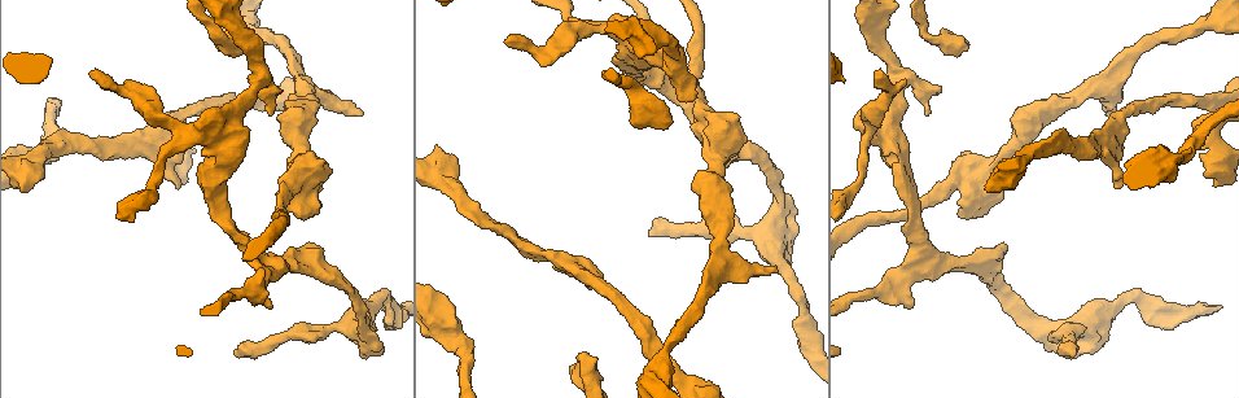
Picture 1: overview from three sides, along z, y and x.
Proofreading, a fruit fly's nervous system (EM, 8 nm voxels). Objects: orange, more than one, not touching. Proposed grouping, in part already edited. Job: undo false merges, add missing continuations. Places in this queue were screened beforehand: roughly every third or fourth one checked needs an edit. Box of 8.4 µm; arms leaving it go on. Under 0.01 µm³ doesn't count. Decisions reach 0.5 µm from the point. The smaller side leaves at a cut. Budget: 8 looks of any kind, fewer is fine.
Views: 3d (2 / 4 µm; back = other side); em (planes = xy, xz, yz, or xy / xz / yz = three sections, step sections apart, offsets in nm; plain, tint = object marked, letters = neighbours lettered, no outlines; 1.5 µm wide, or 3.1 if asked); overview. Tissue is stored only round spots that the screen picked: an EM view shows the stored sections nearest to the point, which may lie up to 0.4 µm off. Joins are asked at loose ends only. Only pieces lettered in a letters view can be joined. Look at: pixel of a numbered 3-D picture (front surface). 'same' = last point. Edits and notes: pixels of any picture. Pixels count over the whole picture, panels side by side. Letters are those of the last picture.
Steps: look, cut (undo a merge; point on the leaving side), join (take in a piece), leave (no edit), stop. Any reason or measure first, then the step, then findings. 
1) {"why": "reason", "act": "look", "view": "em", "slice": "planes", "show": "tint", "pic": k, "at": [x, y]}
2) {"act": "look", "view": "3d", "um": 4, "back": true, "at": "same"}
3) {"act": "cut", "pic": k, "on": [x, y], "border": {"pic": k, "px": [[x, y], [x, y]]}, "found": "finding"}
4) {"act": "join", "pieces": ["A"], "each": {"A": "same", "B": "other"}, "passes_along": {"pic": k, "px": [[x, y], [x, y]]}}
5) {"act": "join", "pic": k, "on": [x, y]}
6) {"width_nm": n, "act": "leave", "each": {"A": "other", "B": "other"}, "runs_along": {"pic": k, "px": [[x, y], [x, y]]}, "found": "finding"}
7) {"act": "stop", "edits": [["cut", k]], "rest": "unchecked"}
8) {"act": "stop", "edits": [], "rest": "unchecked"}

{"why": "arms run side by side", "act": "look", "view": "3d", "um": 2, "pic": 1, "at": [1205, 160]}

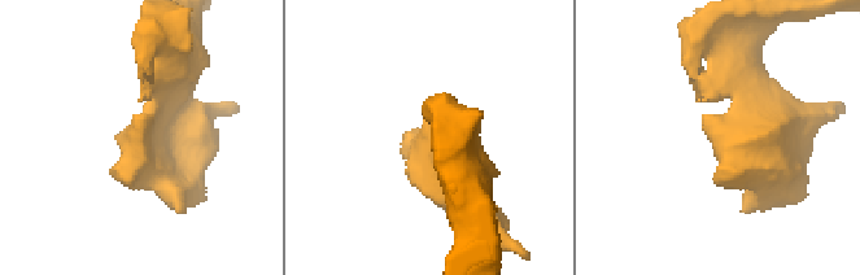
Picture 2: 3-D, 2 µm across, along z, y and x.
{"arms": 3, "why": "need the tissue", "act": "look", "view": "em", "slice": "planes", "show": "plain", "pic": 2, "at": [145, 137]}

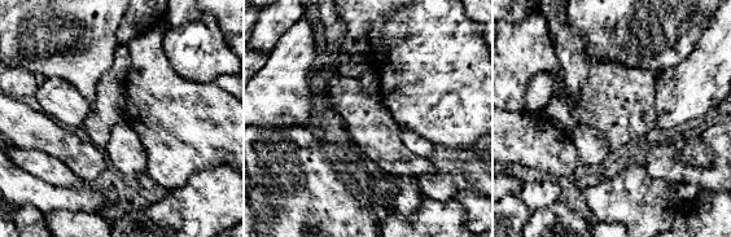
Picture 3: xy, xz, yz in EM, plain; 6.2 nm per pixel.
{"act": "look", "view": "em", "slice": "planes", "show": "letters", "at": "same"}

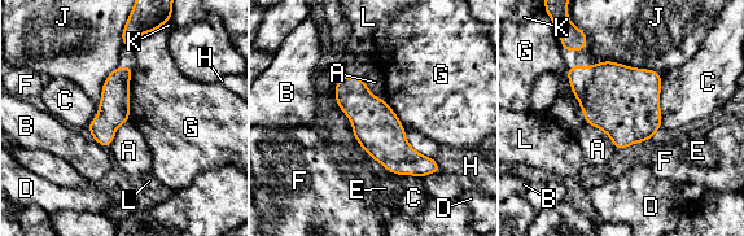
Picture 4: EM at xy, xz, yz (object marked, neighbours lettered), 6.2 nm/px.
{"width_nm": 440, "act": "leave", "each": {"A": "other", "B": "other", "C": "other", "D": "other", "E": "other", "F": "other", "G": "other", "H": "other", "J": "other", "K": "other", "L": "other"}, "border": {"pic": 4, "px": [[134, 68], [130, 75], [128, 121]]}, "found": "no lettered piece goes on from it"}

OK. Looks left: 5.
{"why": "thick turns thin", "act": "look", "view": "em", "slice": "planes", "show": "letters", "pic": 1, "at": [454, 334]}

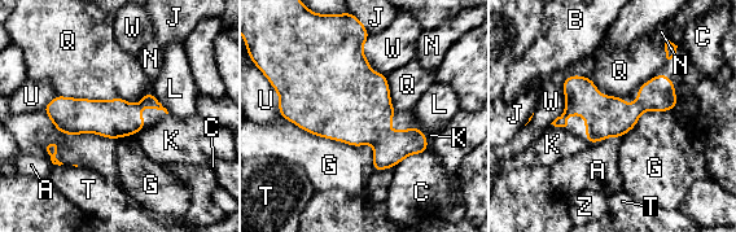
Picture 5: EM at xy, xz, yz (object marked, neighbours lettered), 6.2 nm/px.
{"longest_contact_nm": ["G", 650], "act": "leave", "each": {"A": "other", "B": "other", "C": "other", "G": "other", "J": "other", "K": "other", "L": "other", "N": "other", "Q": "other", "T": "other", "U": "other", "W": "other", "Z": "other"}, "border": {"pic": 5, "px": [[152, 91], [136, 104], [119, 97]]}, "found": "all the same cell"}

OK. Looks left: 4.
{"why": "an open end", "act": "look", "view": "em", "slice": "planes", "show": "letters", "pic": 1, "at": [1105, 114]}

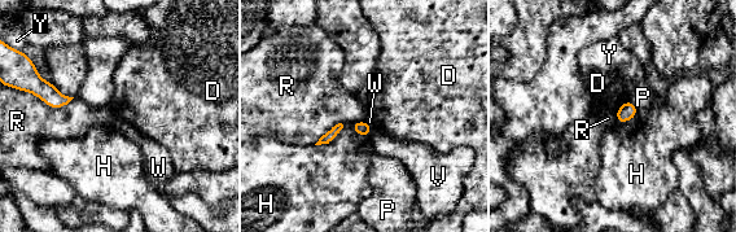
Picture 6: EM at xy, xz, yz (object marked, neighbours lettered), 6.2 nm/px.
{"act": "leave", "each": {"D": "other", "H": "other", "P": "other", "R": "other", "V": "other", "W": "other", "Y": "other"}, "border": {"pic": 6, "px": [[30, 91], [52, 108], [74, 97]]}, "found": "none of them fits"}

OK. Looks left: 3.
{"act": "stop", "edits": [], "rest": "unchecked"}

